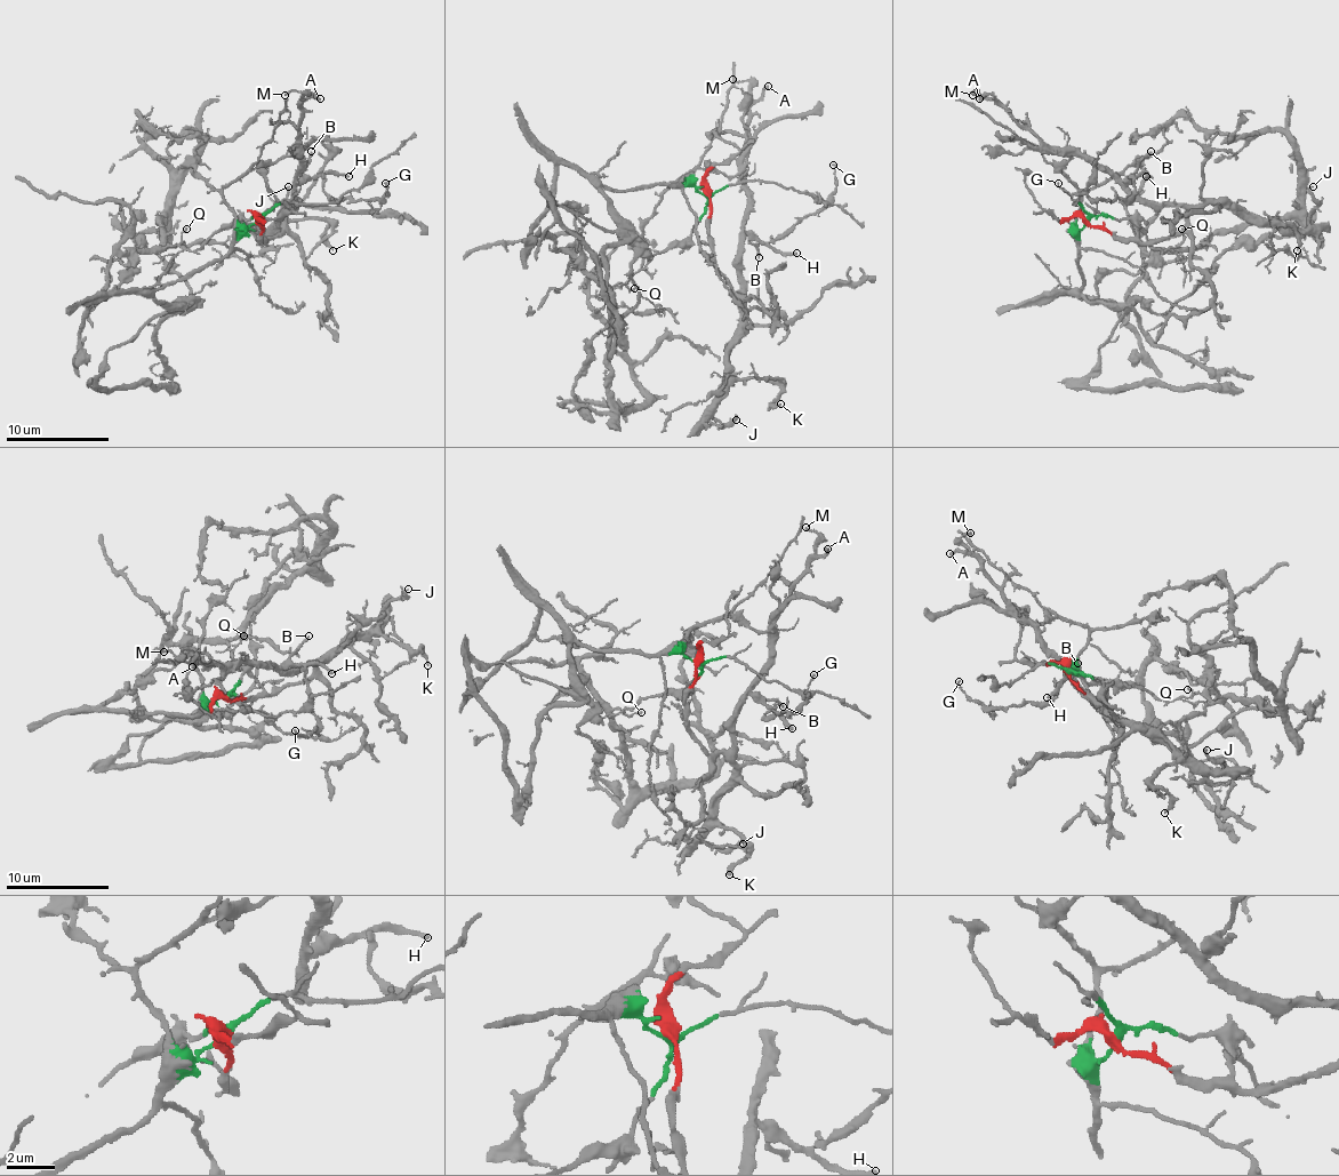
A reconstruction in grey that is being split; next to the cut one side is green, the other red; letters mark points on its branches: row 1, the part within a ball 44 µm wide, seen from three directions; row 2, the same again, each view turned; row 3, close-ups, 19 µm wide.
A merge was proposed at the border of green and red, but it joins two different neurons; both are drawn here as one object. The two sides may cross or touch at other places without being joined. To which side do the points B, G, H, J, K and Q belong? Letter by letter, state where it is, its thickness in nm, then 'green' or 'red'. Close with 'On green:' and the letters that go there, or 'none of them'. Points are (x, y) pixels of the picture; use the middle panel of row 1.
B: place (759, 257); calibre 170 nm; red
G: place (833, 165); calibre 140 nm; red
H: place (796, 253); calibre 180 nm; red
J: place (736, 420); calibre 170 nm; red
K: place (780, 404); calibre 200 nm; red
Q: place (634, 288); calibre 130 nm; green
On green: Q

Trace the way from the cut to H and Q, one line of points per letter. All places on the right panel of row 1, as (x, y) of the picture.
H: (1087, 218), (1125, 239), (1170, 239), (1185, 226), (1185, 210), (1146, 205), (1128, 188), (1136, 177), (1146, 177)
Q: (1087, 218), (1128, 218), (1156, 249), (1177, 247), (1183, 229)

